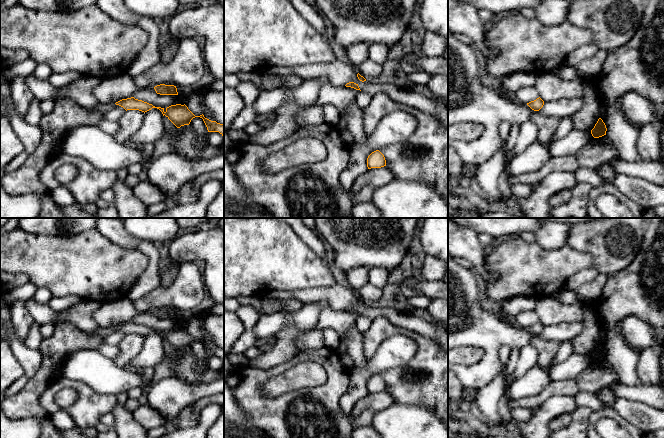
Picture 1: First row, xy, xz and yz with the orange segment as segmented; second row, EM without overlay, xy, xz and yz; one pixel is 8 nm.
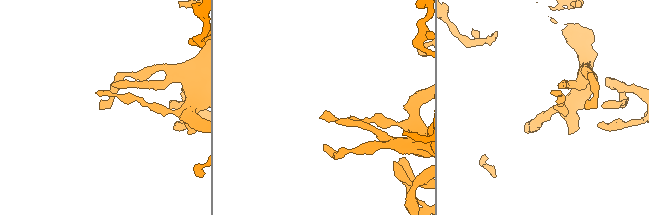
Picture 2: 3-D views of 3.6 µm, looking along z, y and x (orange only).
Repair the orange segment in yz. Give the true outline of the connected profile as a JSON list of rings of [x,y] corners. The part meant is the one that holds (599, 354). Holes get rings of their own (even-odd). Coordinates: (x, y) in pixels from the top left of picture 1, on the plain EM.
[[[599,342],[594,352],[591,354],[591,358],[594,362],[599,362],[606,359],[606,355],[607,355],[607,352],[605,347],[601,342]]]

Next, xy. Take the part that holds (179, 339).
[[[127,297],[101,304],[92,314],[92,317],[100,327],[116,328],[123,331],[126,335],[139,334],[145,337],[152,332],[157,332],[162,336],[163,340],[165,339],[177,352],[189,349],[193,342],[200,341],[203,343],[208,356],[219,356],[224,361],[224,348],[211,345],[205,342],[203,338],[195,340],[185,328],[171,329],[164,333],[135,323],[133,320],[139,314],[133,301]]]

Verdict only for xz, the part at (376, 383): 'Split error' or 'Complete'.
Complete

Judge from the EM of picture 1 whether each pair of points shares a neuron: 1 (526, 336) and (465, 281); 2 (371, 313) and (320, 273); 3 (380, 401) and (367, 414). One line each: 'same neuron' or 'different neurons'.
1: same neuron
2: different neurons
3: different neurons

